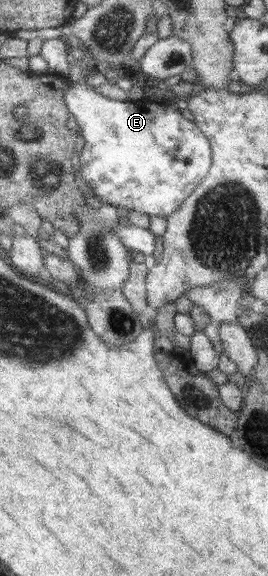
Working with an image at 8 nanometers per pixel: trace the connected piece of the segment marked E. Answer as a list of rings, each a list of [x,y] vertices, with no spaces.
[[[73,82],[67,85],[68,108],[78,121],[86,142],[79,154],[82,177],[104,204],[125,208],[128,212],[141,212],[150,217],[172,216],[211,169],[212,150],[209,140],[194,122],[183,118],[175,105],[165,107],[147,98],[116,100],[97,91],[85,83]]]

